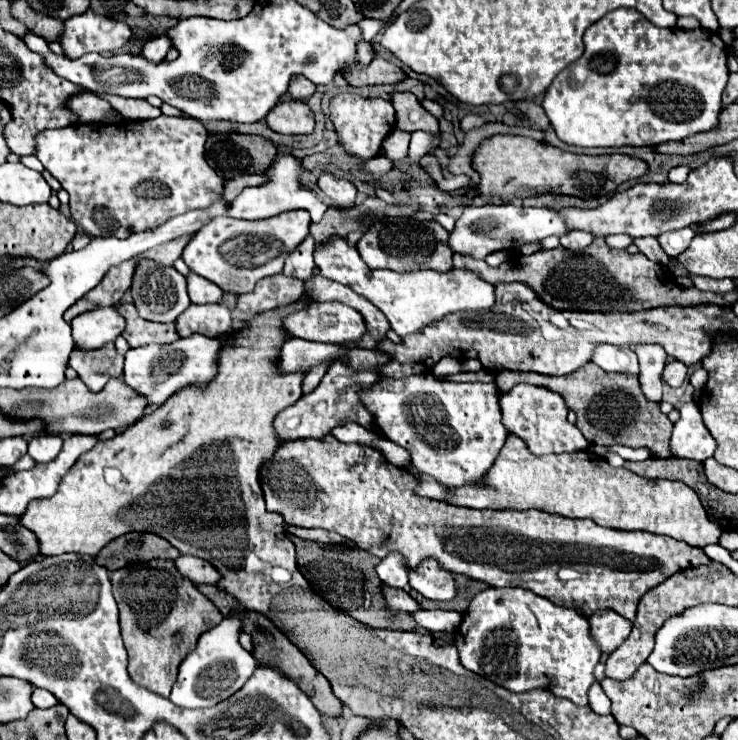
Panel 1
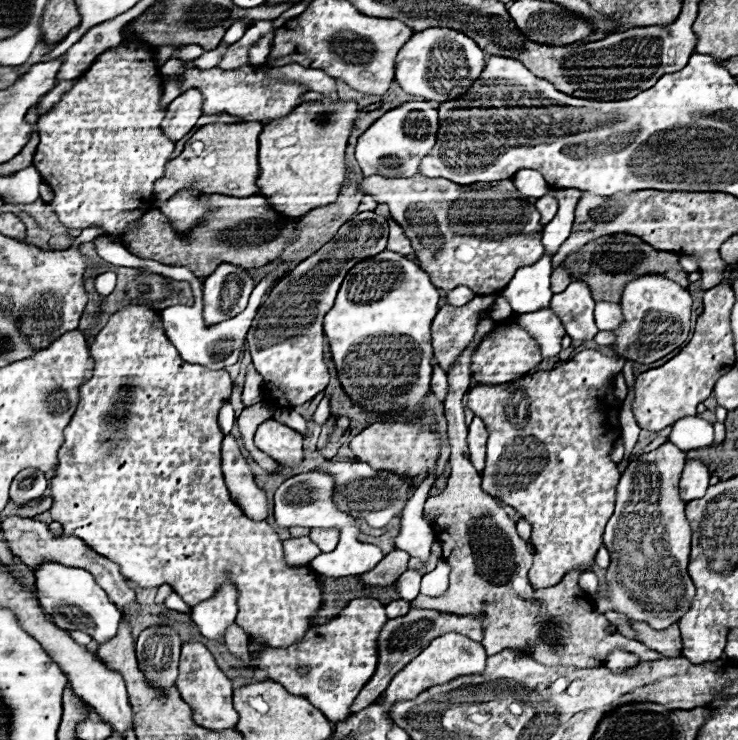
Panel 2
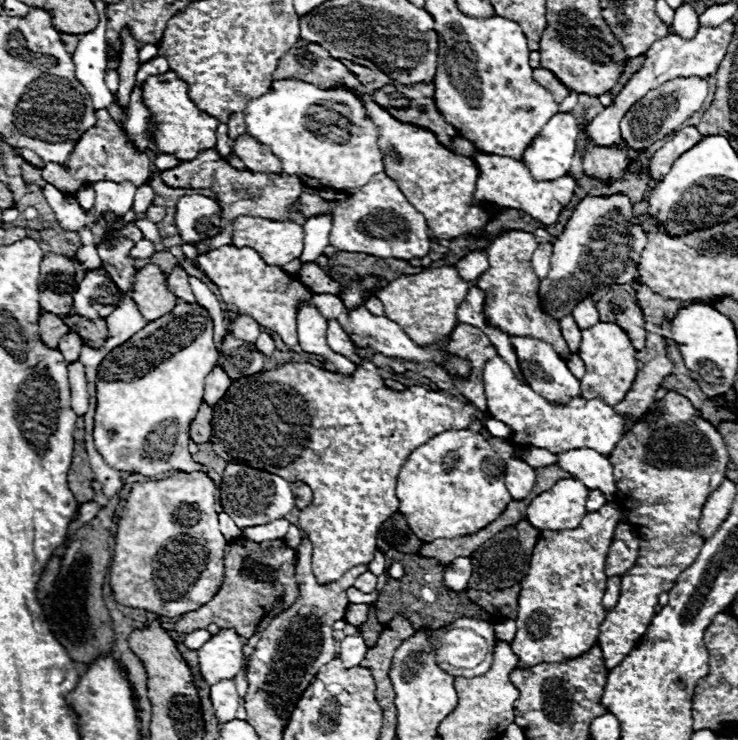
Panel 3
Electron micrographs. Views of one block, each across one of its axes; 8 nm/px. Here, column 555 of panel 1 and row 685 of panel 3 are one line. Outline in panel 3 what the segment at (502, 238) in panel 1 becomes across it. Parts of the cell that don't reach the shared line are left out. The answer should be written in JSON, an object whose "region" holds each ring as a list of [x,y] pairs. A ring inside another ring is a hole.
{"region":[[[220,680],[216,684],[210,686],[210,700],[216,712],[216,718],[220,722],[230,722],[236,718],[236,710],[238,710],[238,692],[236,692],[236,684],[234,680]]]}

